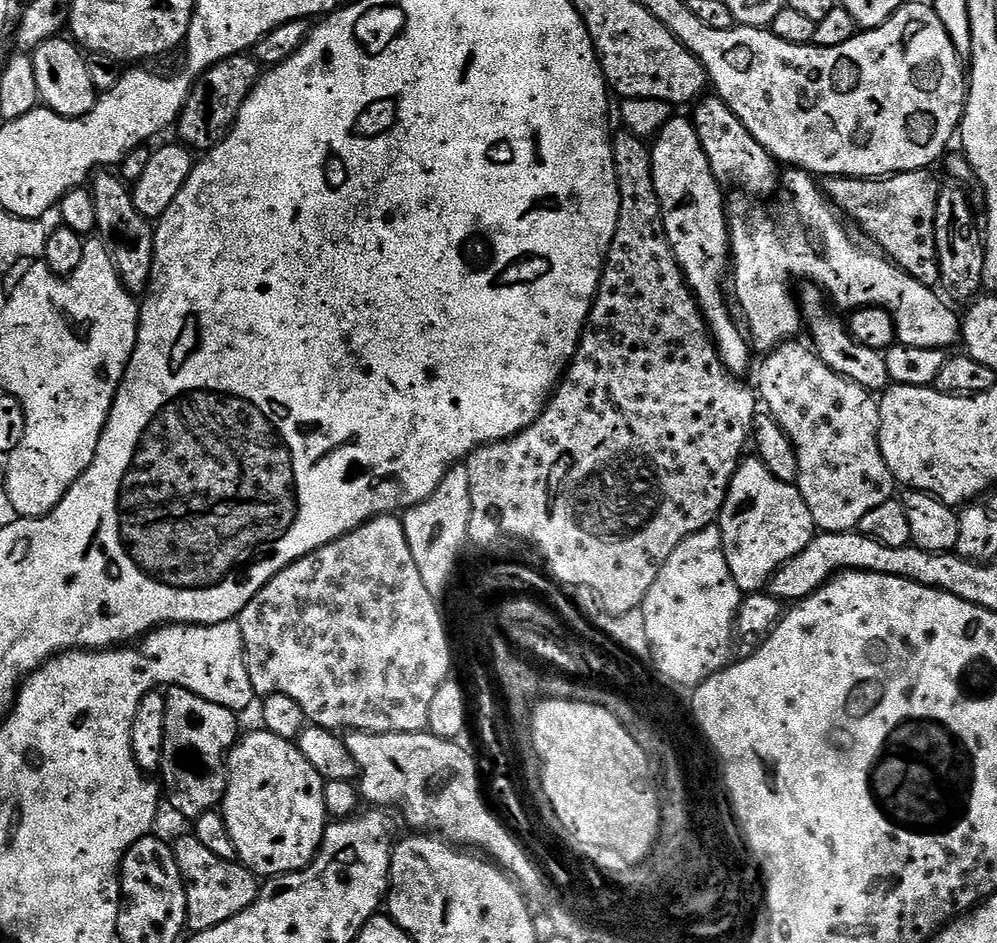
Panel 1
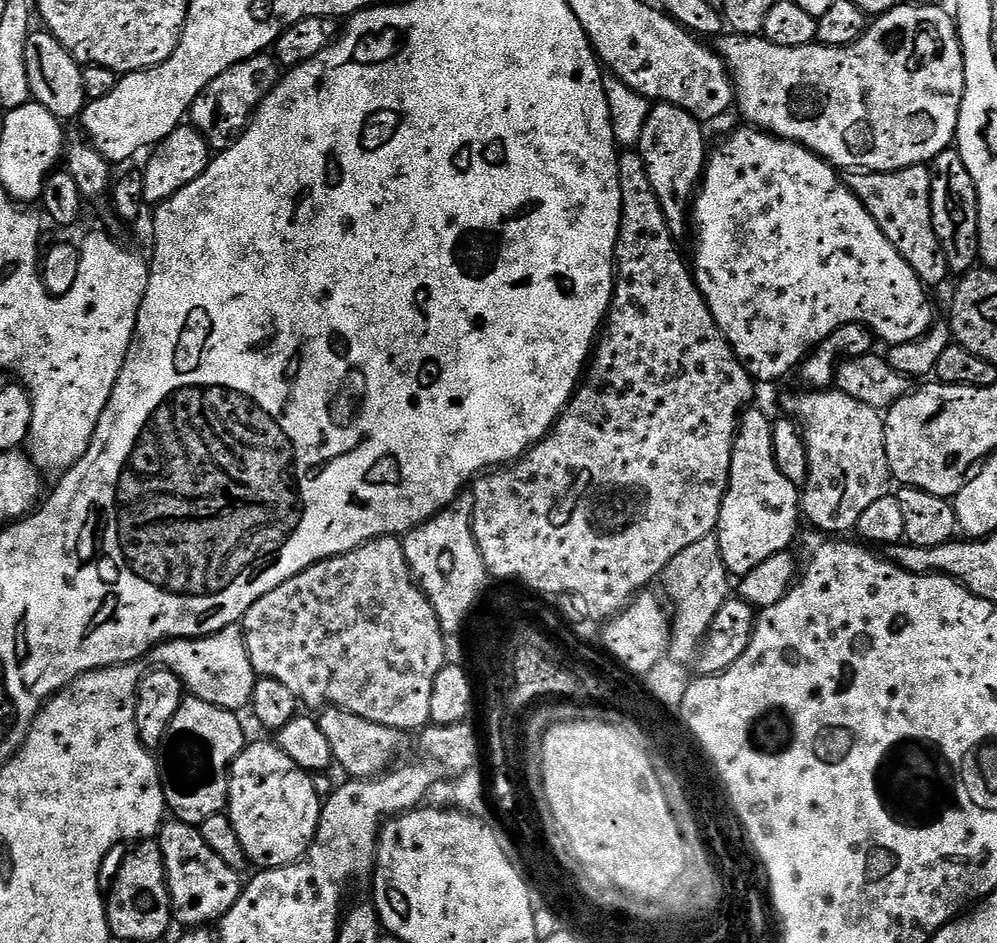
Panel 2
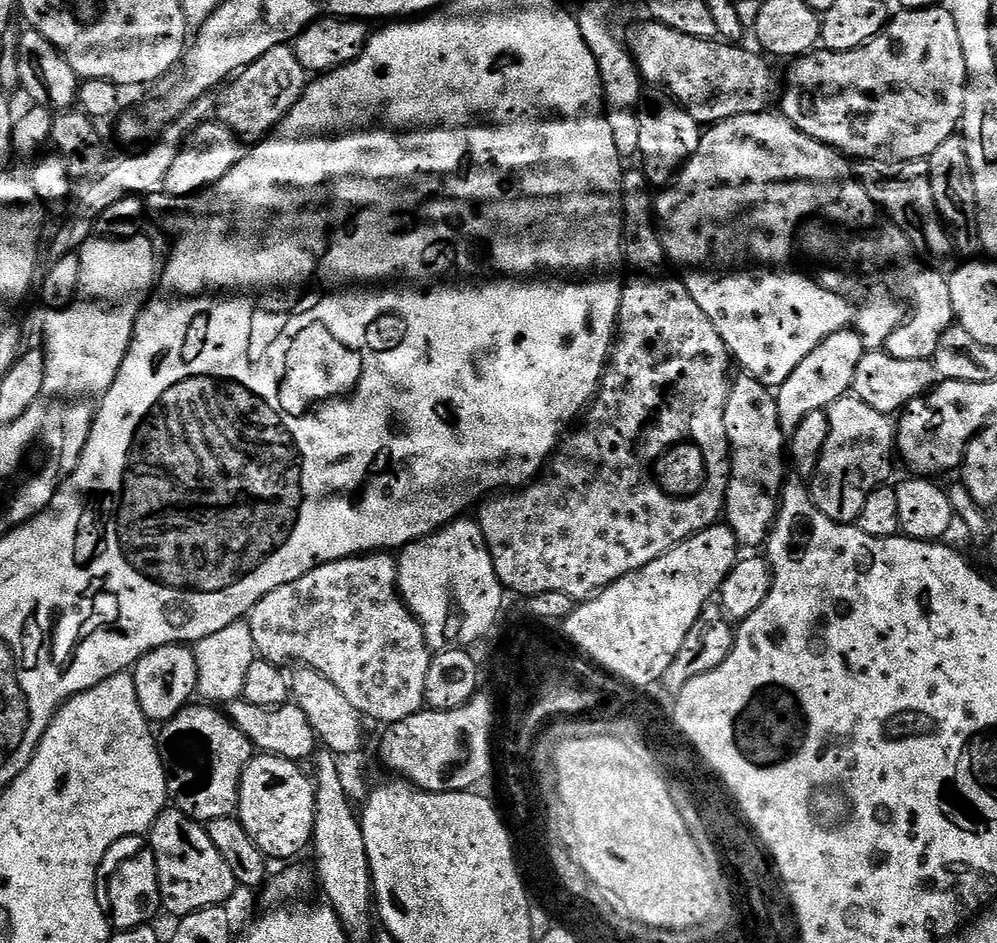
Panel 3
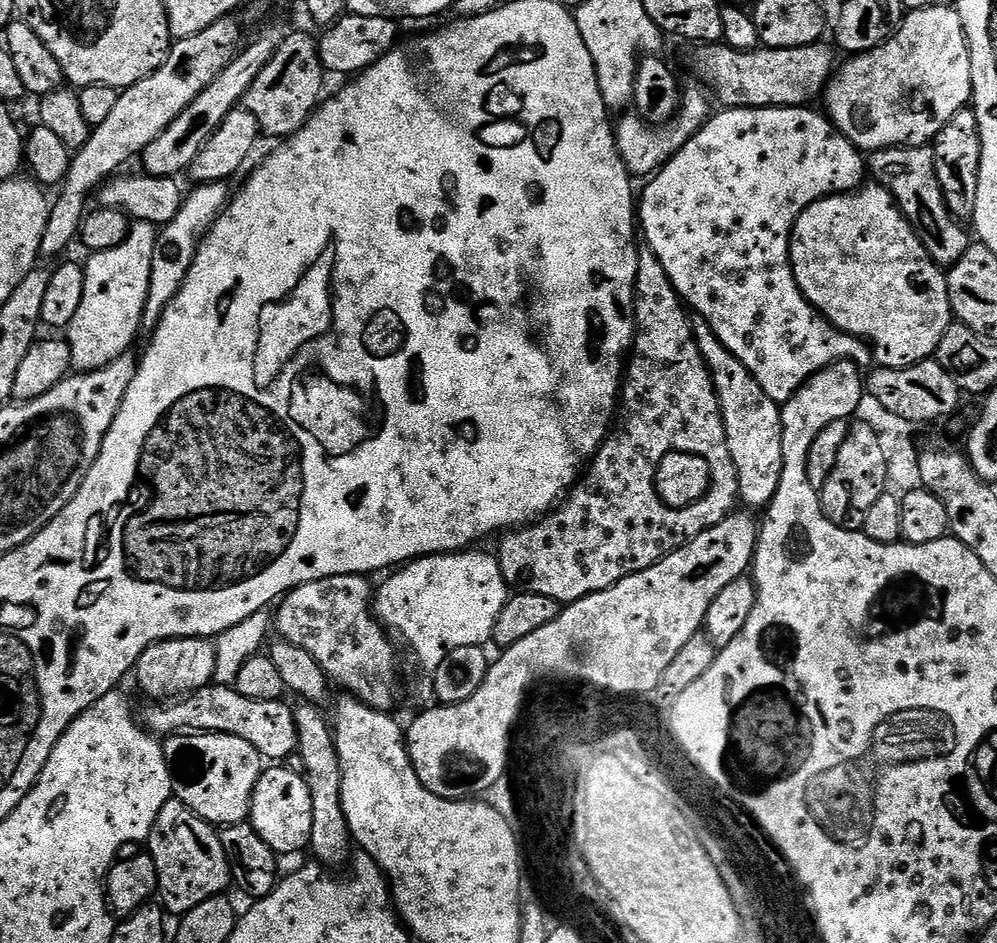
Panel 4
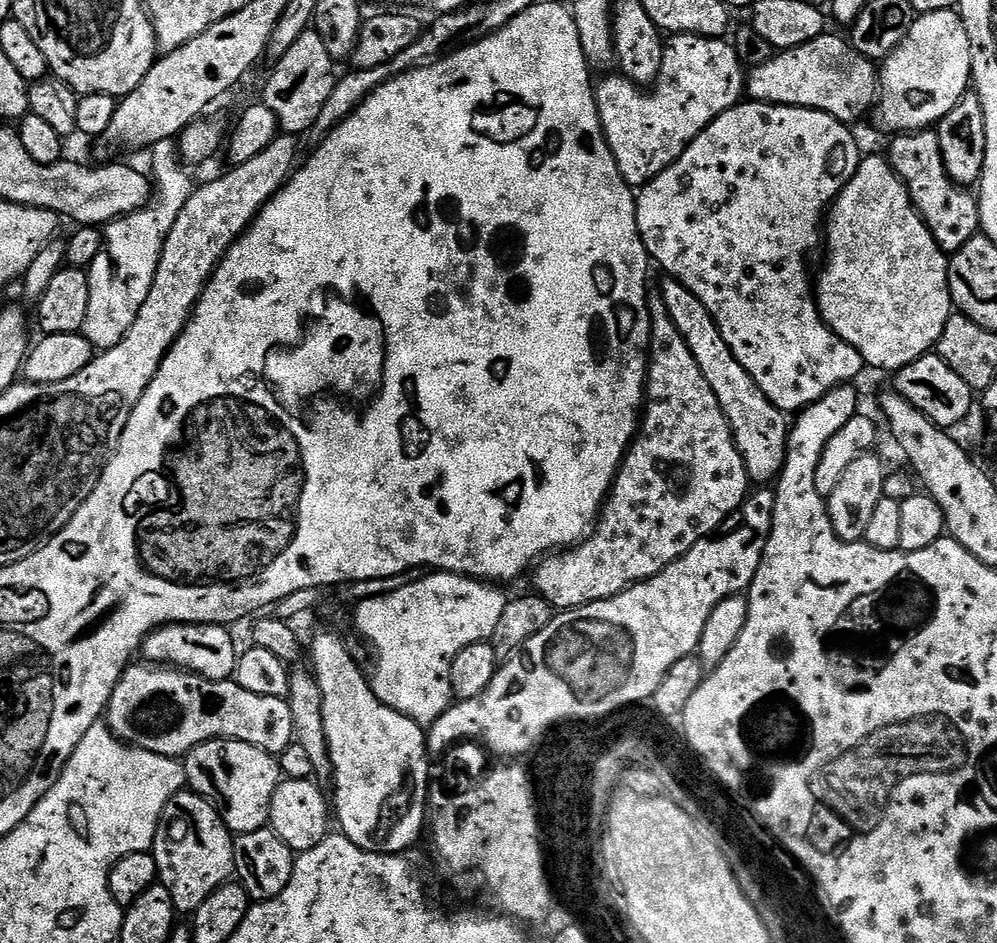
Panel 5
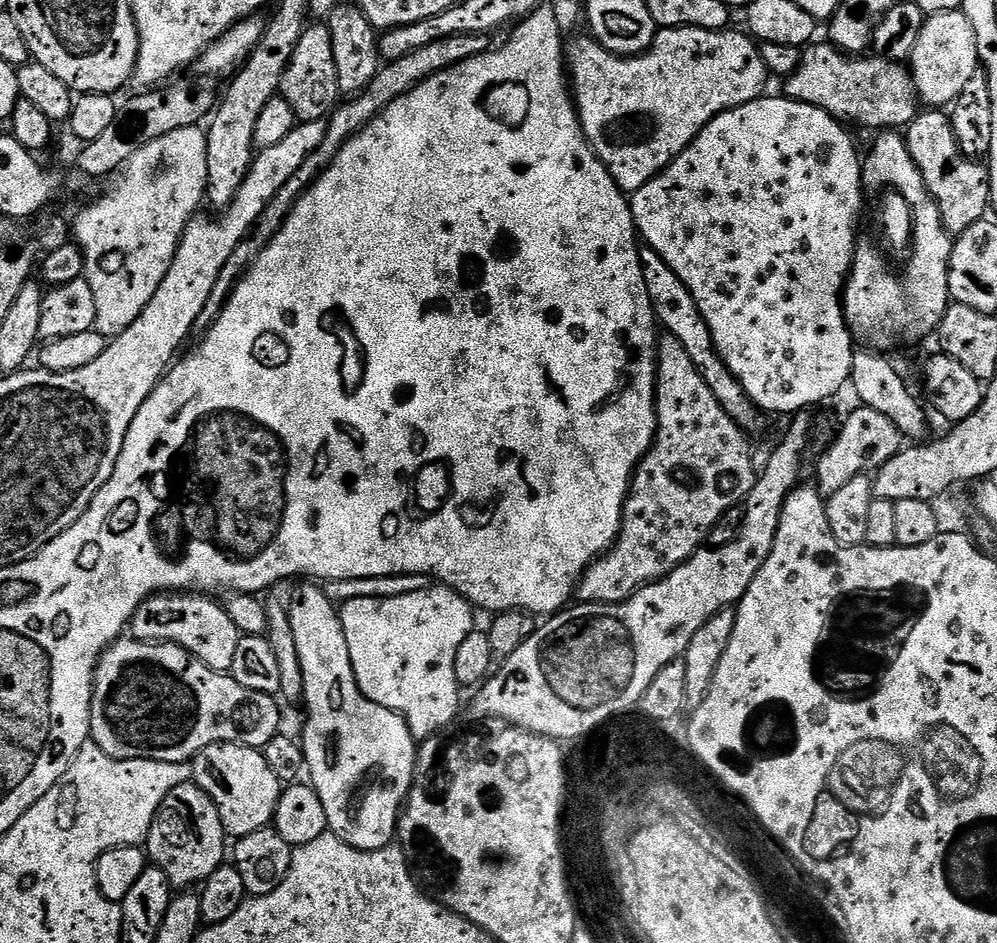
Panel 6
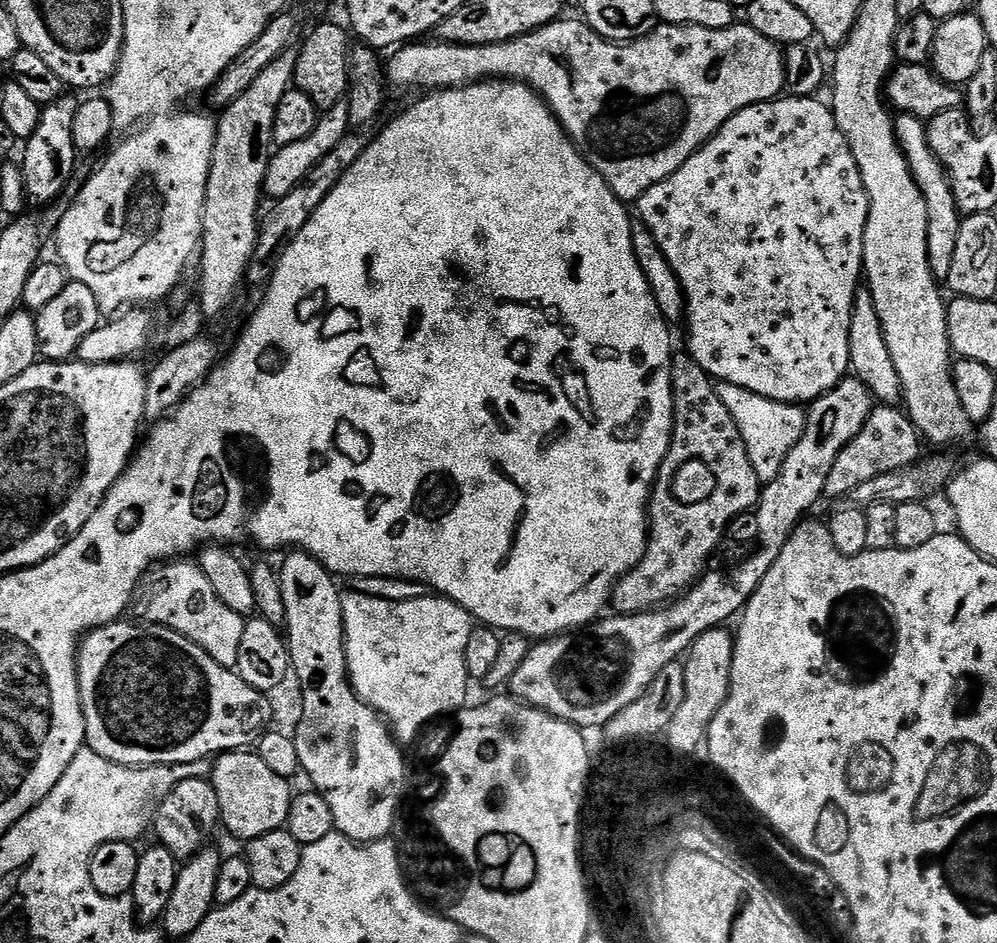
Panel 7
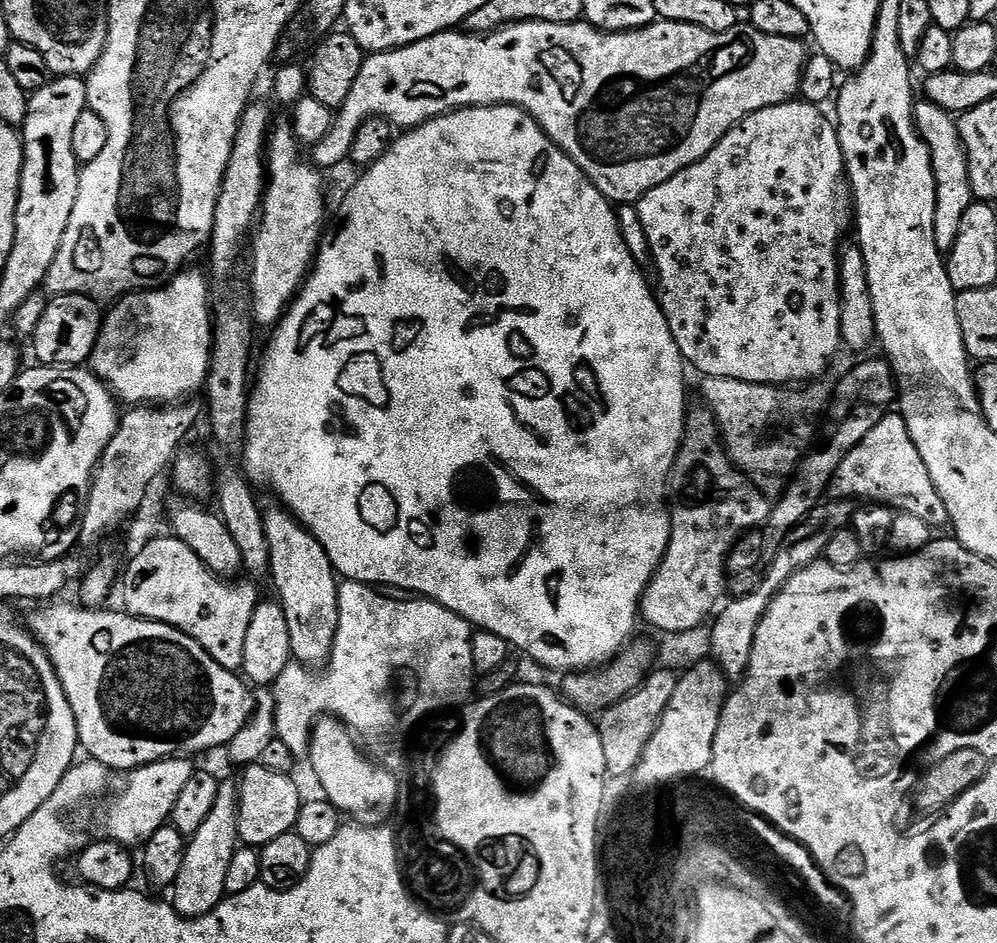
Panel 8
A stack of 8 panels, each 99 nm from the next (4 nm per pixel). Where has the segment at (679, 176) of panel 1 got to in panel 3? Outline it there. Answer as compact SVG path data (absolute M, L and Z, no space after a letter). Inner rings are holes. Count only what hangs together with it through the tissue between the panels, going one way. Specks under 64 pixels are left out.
M659 86L645 87L643 99L647 103L639 111L638 160L641 160L639 163L642 165L643 172L648 176L648 181L653 186L660 186L671 181L684 167L684 161L689 160L694 150L698 150L702 125Z

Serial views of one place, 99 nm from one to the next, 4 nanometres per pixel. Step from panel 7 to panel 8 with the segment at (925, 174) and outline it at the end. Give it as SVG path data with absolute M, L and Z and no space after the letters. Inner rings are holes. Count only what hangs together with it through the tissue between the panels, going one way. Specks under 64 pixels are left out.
M921 98L913 103L912 113L918 134L930 150L930 162L934 170L936 183L934 242L938 242L938 250L942 254L947 254L951 252L954 242L958 242L958 230L962 230L962 214L966 214L966 210L970 210L970 206L974 203L966 150L956 125L957 117L942 106L927 98Z

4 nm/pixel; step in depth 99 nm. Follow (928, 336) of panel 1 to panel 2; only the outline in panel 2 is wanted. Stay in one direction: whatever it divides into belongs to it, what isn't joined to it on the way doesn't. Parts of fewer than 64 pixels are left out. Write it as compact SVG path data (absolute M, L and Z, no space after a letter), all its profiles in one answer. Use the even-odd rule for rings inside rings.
M743 126L737 132L732 132L720 145L716 148L716 153L707 157L704 165L704 178L700 181L700 186L696 194L696 199L693 203L690 213L691 223L696 228L696 268L694 264L694 275L696 285L700 287L700 292L704 296L704 301L710 306L710 314L714 314L714 322L722 330L722 334L730 342L730 346L734 350L734 354L742 363L744 369L751 374L753 381L760 380L780 380L787 372L795 373L800 365L804 363L806 357L815 349L816 345L822 343L830 334L834 334L834 330L838 330L847 324L865 324L867 328L872 329L877 337L880 336L885 340L885 345L891 346L894 344L909 344L915 340L921 340L932 328L934 317L932 317L932 300L928 297L929 289L921 282L914 269L910 266L910 262L906 262L906 258L902 258L902 254L898 254L898 250L894 246L894 242L890 242L890 238L886 238L886 234L882 234L882 226L878 226L878 222L874 222L874 218L870 214L870 210L866 210L866 206L862 206L862 202L857 196L850 191L847 184L844 182L844 177L833 165L824 160L818 154L811 152L810 149L802 144L796 144L793 140L783 140L781 136L773 136L771 132L764 131L763 128L755 126Z

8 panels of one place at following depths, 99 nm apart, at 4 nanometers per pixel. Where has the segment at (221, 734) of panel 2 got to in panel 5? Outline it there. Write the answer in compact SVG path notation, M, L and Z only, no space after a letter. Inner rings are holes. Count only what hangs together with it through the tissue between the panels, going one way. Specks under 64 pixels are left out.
M207 740L189 749L182 767L187 787L215 806L229 832L239 834L265 827L269 799L282 779L276 763L277 757L246 742Z

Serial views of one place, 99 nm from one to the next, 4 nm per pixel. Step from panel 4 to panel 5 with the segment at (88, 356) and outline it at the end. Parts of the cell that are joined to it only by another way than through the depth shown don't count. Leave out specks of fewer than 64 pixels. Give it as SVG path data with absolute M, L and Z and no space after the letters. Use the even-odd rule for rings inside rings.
M172 140L158 142L151 149L154 175L154 195L147 208L120 216L103 229L103 248L87 269L90 282L90 304L86 306L86 320L82 334L93 349L103 350L118 346L126 338L126 330L134 326L146 294L154 282L158 268L158 258L162 256L162 246L174 218L190 198L194 181L188 177L189 169L182 163ZM188 171L188 172L187 172Z

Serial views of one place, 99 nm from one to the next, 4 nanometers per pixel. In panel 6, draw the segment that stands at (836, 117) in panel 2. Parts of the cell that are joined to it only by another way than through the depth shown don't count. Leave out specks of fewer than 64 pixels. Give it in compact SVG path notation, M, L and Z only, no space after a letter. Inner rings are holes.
M963 10L934 14L925 19L922 34L918 34L918 42L910 57L913 85L917 96L925 105L936 110L951 105L962 94L966 82L980 67L974 26L970 26L970 18Z

